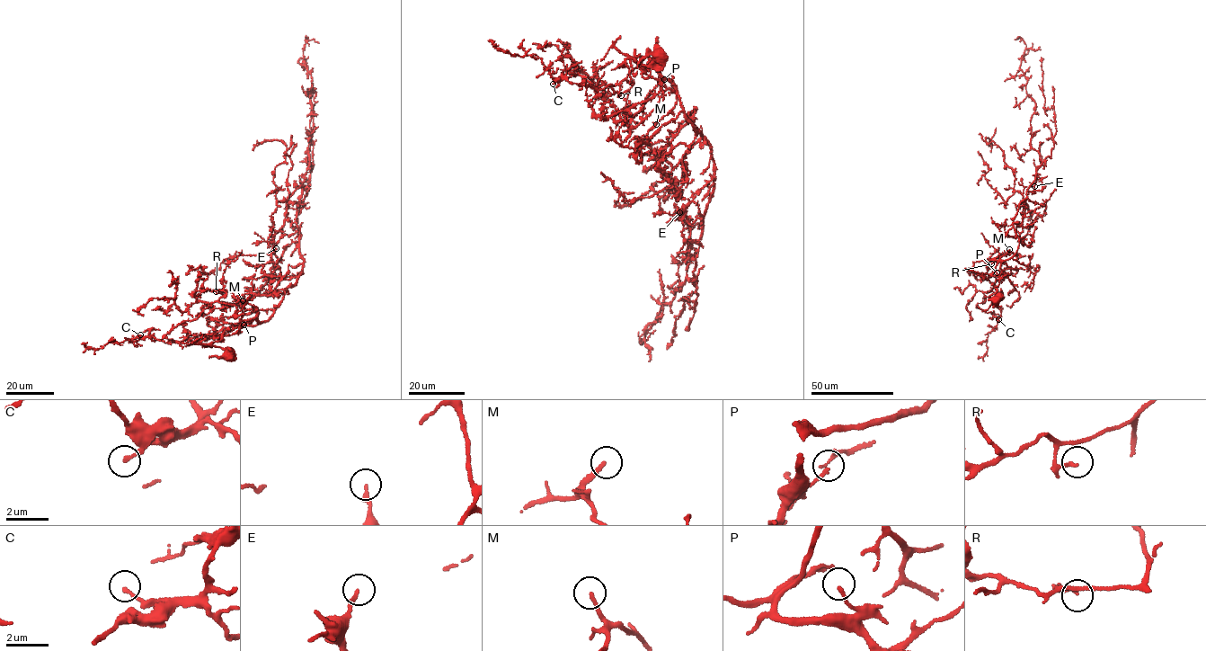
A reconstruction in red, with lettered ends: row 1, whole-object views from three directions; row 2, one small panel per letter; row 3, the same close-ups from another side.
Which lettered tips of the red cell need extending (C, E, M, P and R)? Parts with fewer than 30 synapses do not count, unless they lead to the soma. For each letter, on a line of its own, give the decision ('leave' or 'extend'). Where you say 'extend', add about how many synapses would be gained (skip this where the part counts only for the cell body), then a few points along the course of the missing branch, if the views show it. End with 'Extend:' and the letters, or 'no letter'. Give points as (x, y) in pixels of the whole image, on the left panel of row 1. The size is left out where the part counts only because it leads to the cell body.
C: leave
E: leave
M: extend; about 100 synapses
P: leave
R: leave
Extend: M

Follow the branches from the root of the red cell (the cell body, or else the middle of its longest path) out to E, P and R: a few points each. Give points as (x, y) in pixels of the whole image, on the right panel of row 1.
E: (996, 298), (1000, 280), (992, 274), (999, 262), (1016, 251), (1015, 217), (1036, 174), (1042, 188), (1034, 186)
P: (996, 298), (993, 300), (1000, 280), (997, 272)
R: (996, 298), (993, 300), (998, 277), (978, 273), (987, 271), (987, 263), (991, 263)

